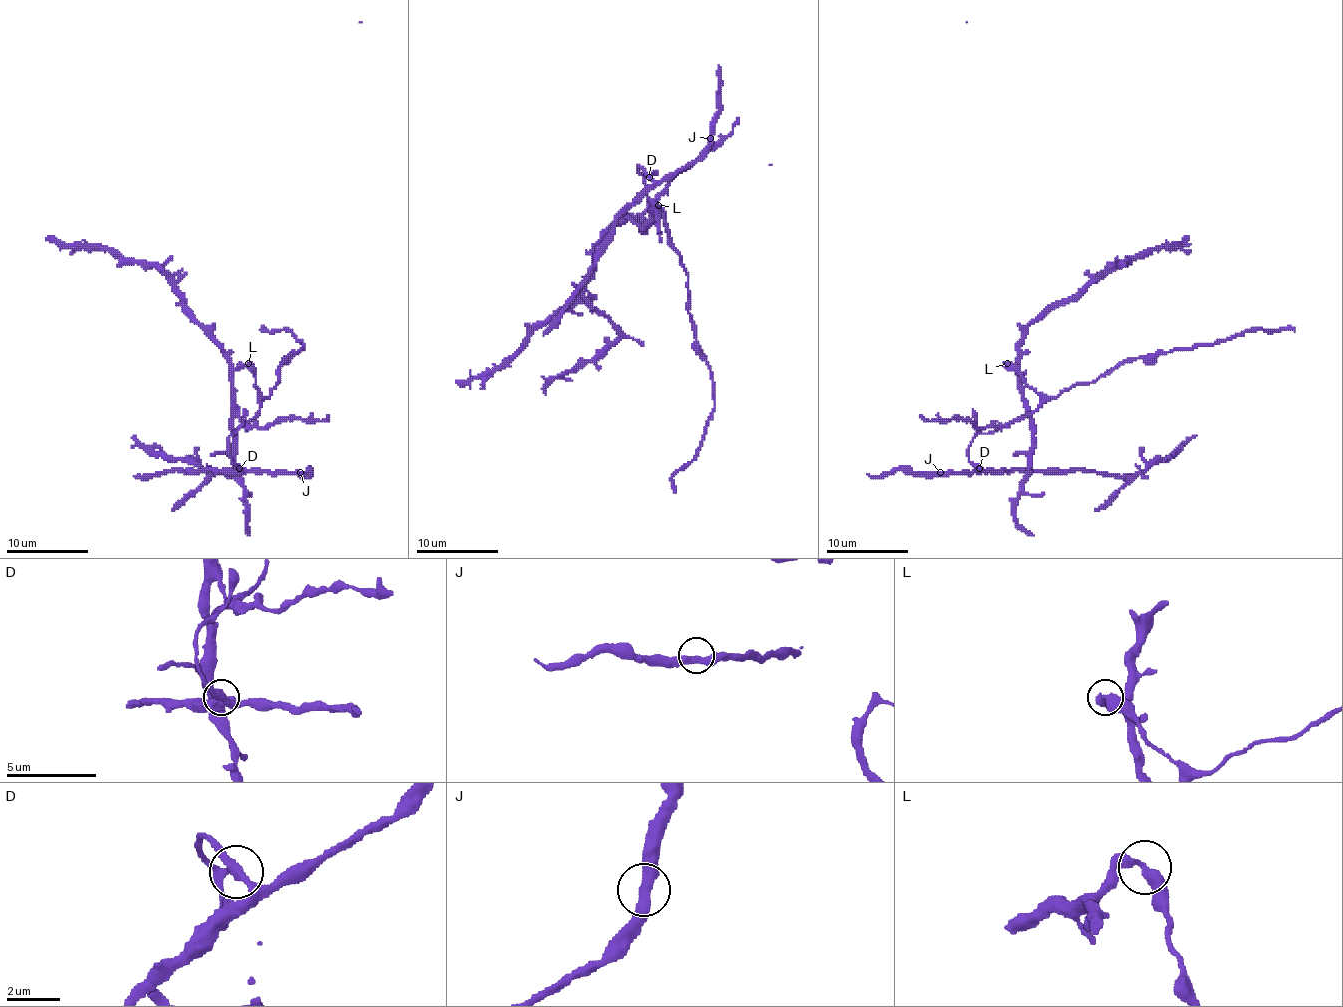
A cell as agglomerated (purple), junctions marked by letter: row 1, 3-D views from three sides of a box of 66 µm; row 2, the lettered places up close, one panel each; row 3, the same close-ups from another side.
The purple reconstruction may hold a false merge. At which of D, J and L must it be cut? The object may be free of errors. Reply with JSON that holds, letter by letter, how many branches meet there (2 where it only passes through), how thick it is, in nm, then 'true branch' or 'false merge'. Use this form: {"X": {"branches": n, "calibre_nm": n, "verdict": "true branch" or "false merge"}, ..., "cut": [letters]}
{"D": {"branches": 2, "calibre_nm": 360, "verdict": "true branch"}, "J": {"branches": 2, "calibre_nm": 400, "verdict": "true branch"}, "L": {"branches": 2, "calibre_nm": 400, "verdict": "false merge"}, "cut": ["L"]}

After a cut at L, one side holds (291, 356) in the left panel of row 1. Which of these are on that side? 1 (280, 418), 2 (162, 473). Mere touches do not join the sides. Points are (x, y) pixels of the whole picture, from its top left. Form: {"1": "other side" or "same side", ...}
{"1": "other side", "2": "same side"}

